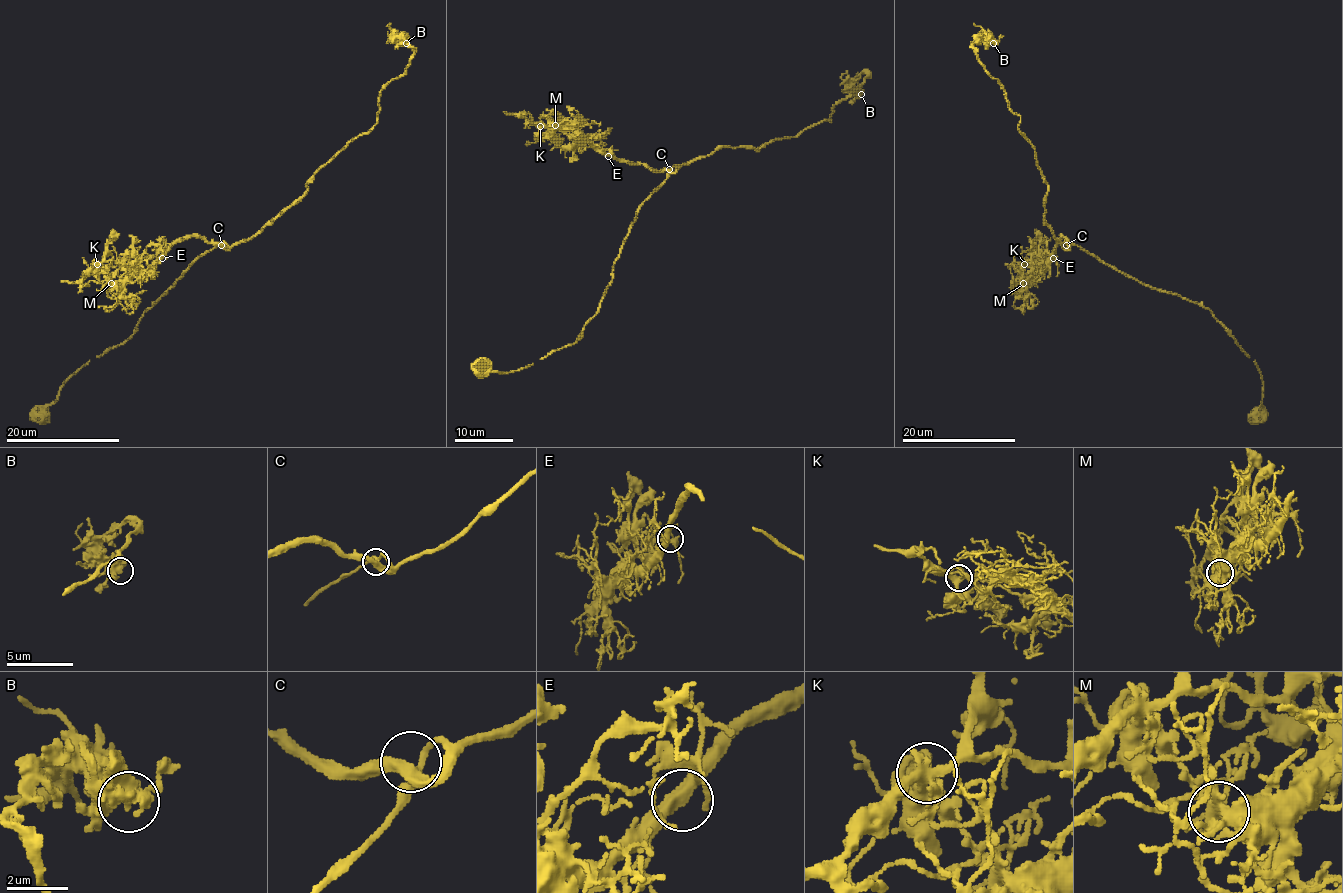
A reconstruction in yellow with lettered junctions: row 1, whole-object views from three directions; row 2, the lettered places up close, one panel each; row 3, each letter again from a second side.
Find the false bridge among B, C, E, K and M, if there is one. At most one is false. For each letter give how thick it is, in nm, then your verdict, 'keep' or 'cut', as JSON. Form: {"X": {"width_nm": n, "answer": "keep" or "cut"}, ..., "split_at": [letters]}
{"B": {"width_nm": 360, "answer": "keep"}, "C": {"width_nm": 320, "answer": "keep"}, "E": {"width_nm": 360, "answer": "keep"}, "K": {"width_nm": 320, "answer": "cut"}, "M": {"width_nm": 460, "answer": "keep"}, "split_at": ["K"]}

